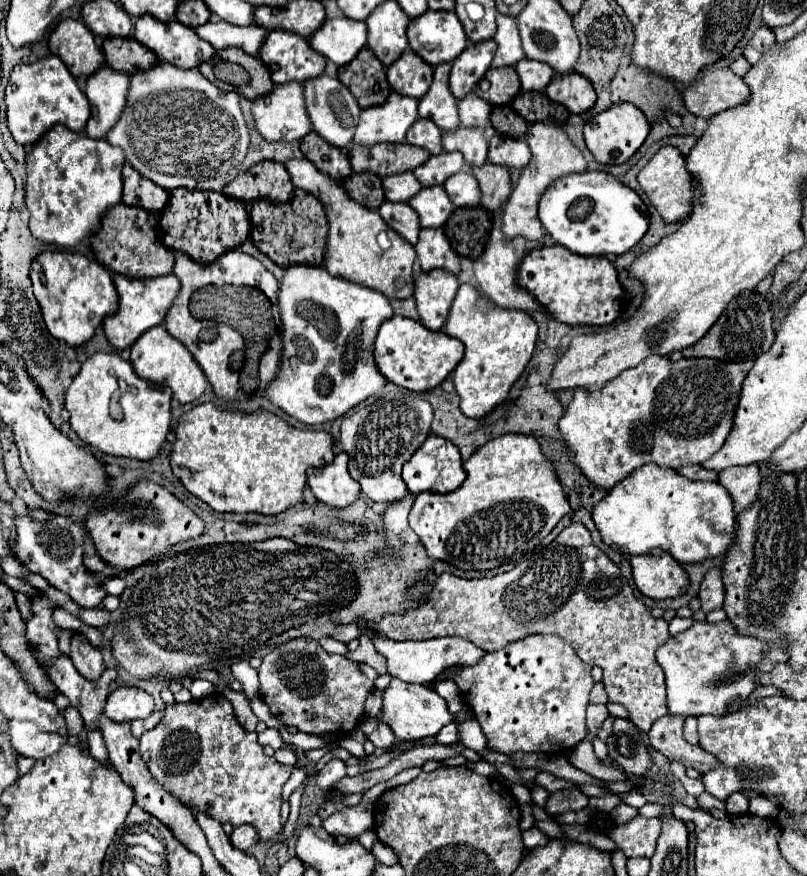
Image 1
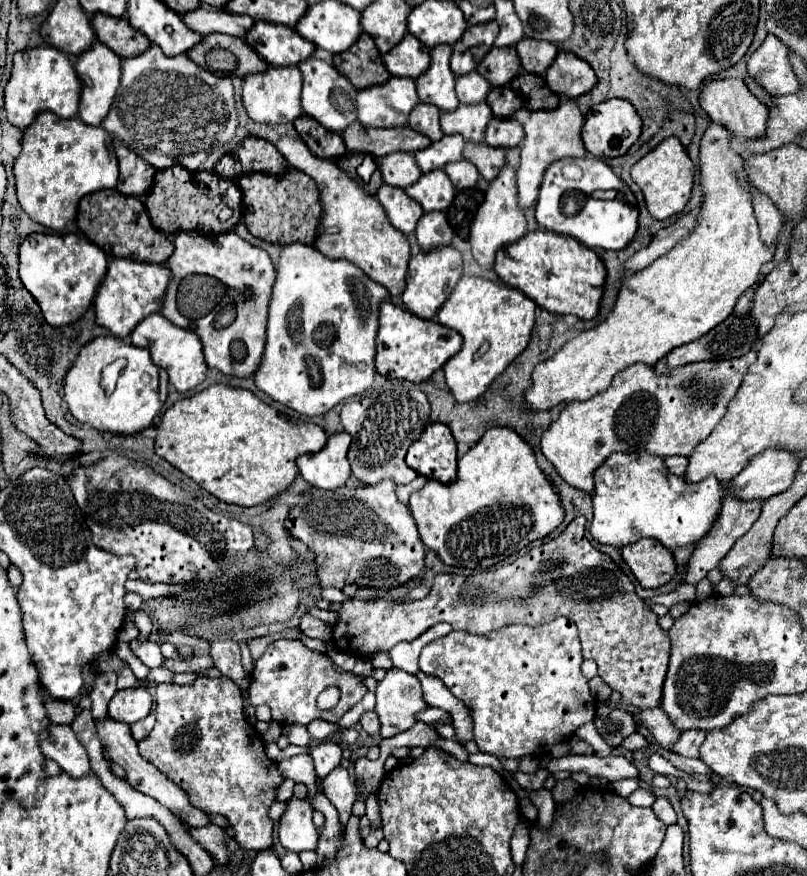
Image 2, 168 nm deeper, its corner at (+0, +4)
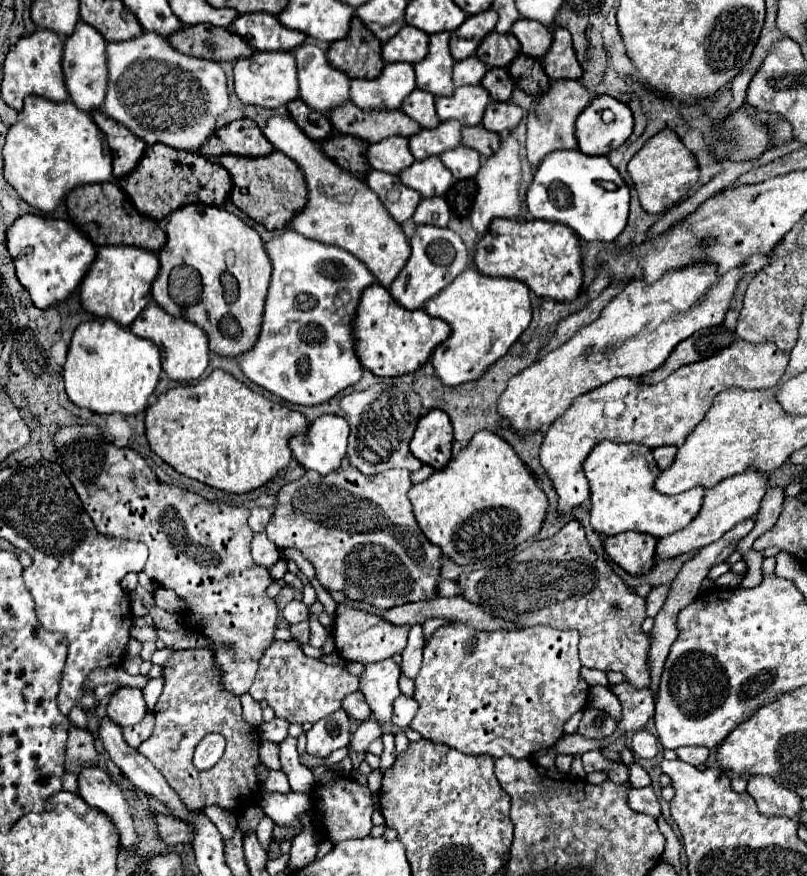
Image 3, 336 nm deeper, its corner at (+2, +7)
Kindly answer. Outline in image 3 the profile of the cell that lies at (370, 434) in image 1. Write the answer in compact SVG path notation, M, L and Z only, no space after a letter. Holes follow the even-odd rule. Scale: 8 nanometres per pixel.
M395 380L351 392L341 398L341 410L351 426L347 458L357 470L363 474L377 474L389 468L407 468L415 472L423 466L423 462L409 452L409 442L421 416L421 400L407 382Z

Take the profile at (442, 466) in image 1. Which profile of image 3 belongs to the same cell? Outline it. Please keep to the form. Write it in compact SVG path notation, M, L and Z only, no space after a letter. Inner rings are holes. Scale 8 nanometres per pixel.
M429 410L419 418L411 440L413 456L417 456L423 464L441 470L451 458L451 444L453 428L449 416L443 410Z

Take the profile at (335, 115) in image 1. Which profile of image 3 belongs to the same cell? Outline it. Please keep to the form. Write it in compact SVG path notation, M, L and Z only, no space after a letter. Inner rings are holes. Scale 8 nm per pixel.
M301 44L293 50L297 60L297 72L299 72L299 98L317 112L329 112L335 104L341 104L349 100L349 76L335 70L329 62L325 52L319 46L313 44Z

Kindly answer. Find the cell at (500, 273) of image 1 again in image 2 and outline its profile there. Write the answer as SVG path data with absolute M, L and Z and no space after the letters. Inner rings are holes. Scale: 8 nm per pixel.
M505 165L503 171L499 173L499 177L495 181L491 181L491 185L489 185L489 189L485 193L485 201L479 207L477 215L471 222L468 239L473 257L479 263L479 267L491 269L493 263L495 263L497 251L511 245L511 243L517 243L525 235L527 235L527 223L525 223L525 215L523 215L521 207L517 205L515 171L509 165Z

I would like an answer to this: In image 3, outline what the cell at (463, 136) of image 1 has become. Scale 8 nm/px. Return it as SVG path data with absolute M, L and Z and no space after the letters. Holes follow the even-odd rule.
M481 84L459 86L451 96L435 98L439 120L461 120L463 126L477 126L483 120L483 112L489 104L489 92Z

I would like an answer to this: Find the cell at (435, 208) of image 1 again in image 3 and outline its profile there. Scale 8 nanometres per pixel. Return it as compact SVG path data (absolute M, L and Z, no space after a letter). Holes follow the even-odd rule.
M429 156L425 160L415 160L409 168L399 174L401 182L409 188L415 188L423 198L441 196L453 182L451 172L439 160L439 156Z

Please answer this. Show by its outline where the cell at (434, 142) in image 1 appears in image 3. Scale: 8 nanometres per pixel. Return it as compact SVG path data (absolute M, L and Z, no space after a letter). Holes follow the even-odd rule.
M415 88L415 92L403 100L401 110L411 116L421 128L437 128L439 124L439 118L435 114L435 96L419 88Z

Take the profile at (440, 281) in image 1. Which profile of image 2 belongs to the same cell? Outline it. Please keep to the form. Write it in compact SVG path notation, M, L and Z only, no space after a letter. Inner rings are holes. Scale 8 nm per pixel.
M439 247L431 253L421 251L419 255L411 257L409 271L407 271L407 287L401 295L407 309L411 309L411 313L415 313L421 319L433 319L441 309L441 305L451 295L457 281L461 279L461 265L463 265L461 253L453 247Z

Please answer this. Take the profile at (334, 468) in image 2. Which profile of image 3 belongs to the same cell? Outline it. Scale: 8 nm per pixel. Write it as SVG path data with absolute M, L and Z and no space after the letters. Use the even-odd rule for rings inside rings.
M323 414L309 424L305 434L293 436L289 448L303 468L327 476L341 466L347 452L347 436L349 424L345 418Z

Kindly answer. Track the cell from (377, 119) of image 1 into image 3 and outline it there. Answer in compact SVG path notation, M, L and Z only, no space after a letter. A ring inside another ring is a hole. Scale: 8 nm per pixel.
M409 62L385 64L383 72L373 78L355 78L351 80L351 100L361 110L373 108L399 108L401 102L415 90L415 72Z

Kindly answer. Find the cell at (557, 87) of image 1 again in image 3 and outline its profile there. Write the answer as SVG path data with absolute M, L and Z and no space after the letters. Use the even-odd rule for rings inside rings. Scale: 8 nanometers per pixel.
M553 24L551 30L553 30L553 44L549 46L549 50L543 56L547 76L551 80L559 80L559 78L579 80L583 76L583 70L575 58L571 34L557 24Z

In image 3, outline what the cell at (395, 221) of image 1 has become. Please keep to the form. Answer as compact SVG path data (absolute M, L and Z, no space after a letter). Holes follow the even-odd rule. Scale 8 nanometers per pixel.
M371 168L367 174L367 184L379 196L379 200L383 202L387 212L395 218L395 222L399 224L413 216L421 200L419 192L401 184L399 176L391 176L387 172L377 172Z

